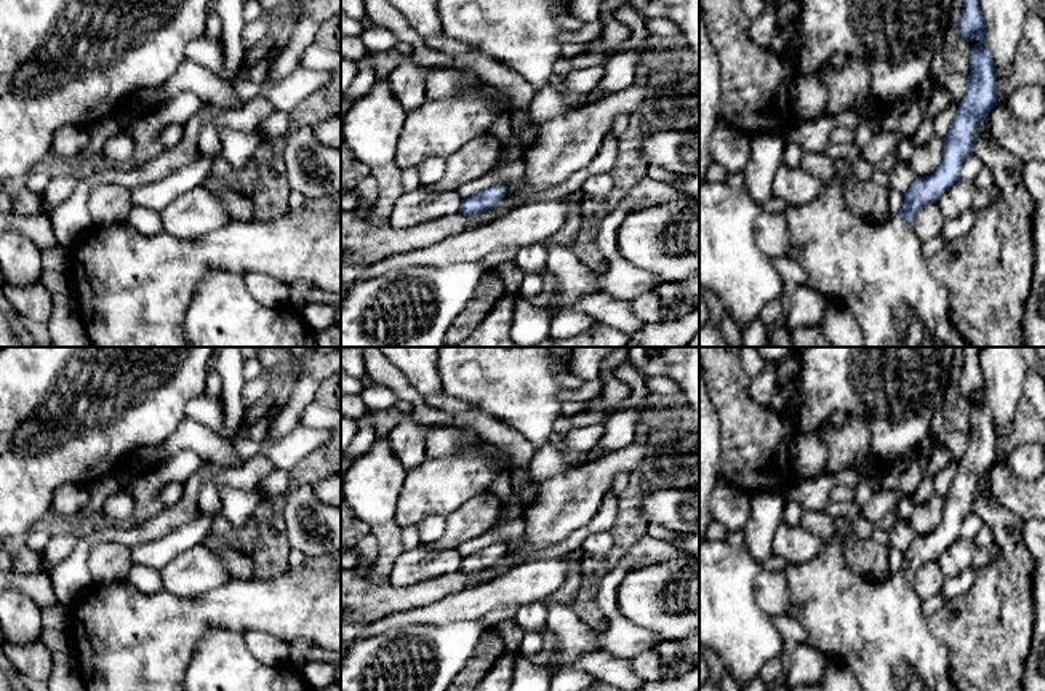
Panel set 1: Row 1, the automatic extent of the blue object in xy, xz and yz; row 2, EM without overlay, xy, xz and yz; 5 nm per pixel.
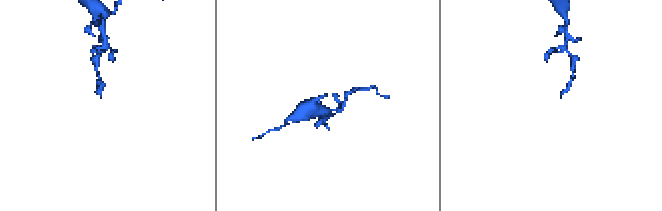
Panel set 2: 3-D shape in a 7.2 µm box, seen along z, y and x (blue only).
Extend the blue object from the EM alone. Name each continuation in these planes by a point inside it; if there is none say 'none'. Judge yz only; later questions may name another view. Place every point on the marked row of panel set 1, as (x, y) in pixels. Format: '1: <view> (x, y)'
1: yz (879, 271)

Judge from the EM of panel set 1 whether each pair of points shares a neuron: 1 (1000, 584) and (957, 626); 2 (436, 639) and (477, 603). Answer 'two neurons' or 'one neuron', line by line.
1: one neuron
2: two neurons

